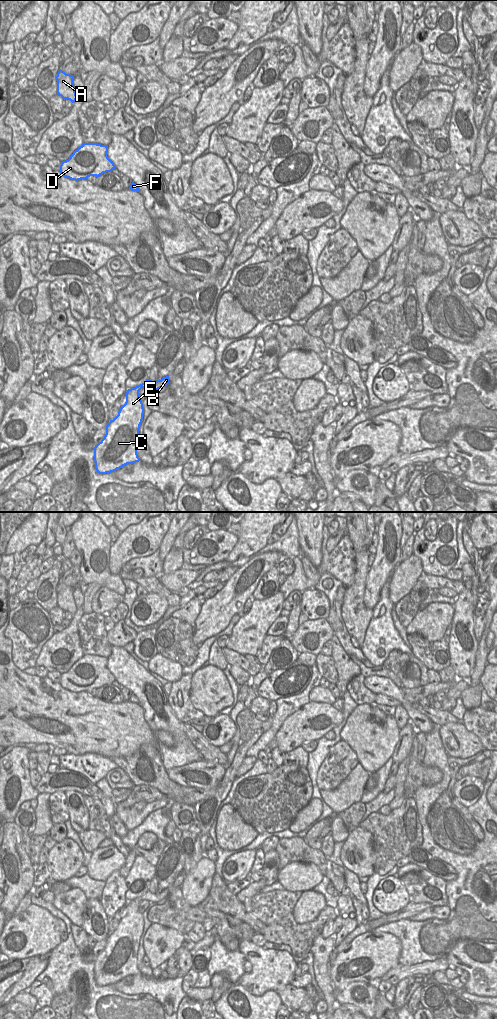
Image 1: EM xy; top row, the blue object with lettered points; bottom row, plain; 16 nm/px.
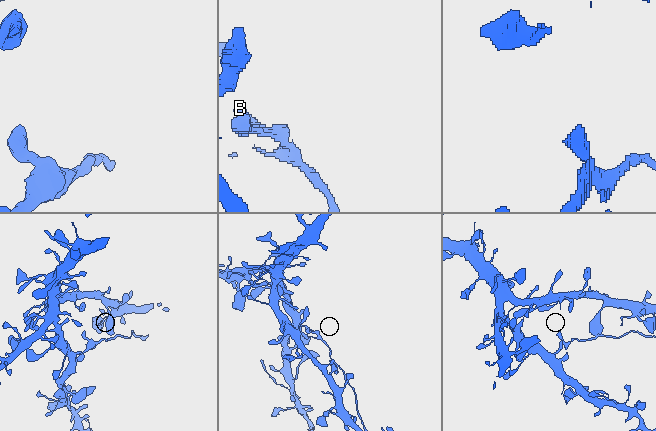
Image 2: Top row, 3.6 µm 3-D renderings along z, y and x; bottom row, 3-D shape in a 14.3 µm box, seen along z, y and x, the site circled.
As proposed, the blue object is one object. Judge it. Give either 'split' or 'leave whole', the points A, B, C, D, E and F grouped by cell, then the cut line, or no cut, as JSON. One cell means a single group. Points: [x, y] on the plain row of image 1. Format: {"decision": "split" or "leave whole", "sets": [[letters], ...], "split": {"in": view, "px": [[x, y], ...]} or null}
{"decision": "split", "sets": [["A", "C", "D", "E", "F"], ["B"]], "split": {"in": "xy", "px": [[155, 893], [159, 900]]}}

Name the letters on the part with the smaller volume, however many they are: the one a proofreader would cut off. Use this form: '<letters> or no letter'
B

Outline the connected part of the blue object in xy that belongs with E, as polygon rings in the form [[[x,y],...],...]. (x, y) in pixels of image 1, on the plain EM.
[[[147,891],[144,895],[127,902],[125,916],[106,938],[104,950],[94,959],[97,985],[111,985],[127,976],[140,973],[137,952],[144,926],[143,915],[139,911],[139,903],[142,900],[158,902],[159,898],[158,894]]]

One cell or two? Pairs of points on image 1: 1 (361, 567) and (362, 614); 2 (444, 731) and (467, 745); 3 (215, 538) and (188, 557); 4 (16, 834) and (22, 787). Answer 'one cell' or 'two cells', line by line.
1: one cell
2: one cell
3: one cell
4: two cells

